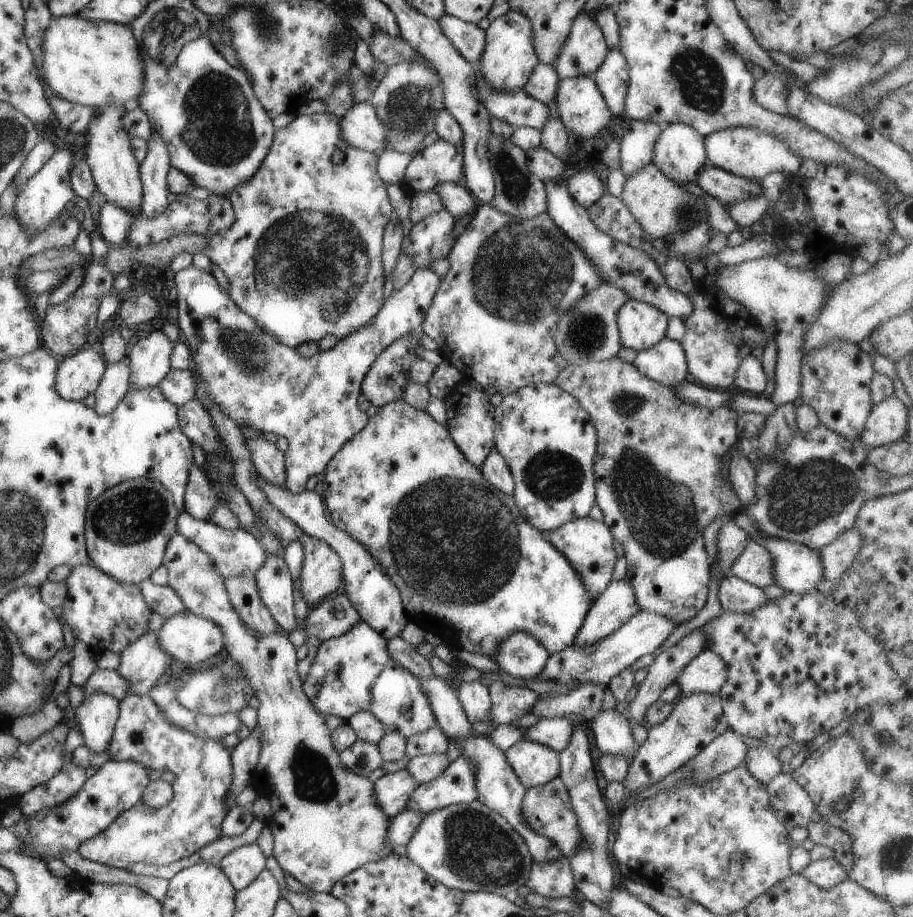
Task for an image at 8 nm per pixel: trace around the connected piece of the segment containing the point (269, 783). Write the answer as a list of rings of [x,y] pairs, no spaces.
[[[179,533],[173,534],[163,551],[162,564],[168,572],[169,585],[181,598],[181,604],[187,611],[209,618],[219,626],[223,634],[228,657],[241,666],[241,674],[253,688],[253,694],[259,701],[257,707],[257,724],[259,726],[259,754],[253,770],[252,788],[258,796],[267,798],[271,805],[272,855],[283,873],[295,878],[308,890],[317,893],[329,893],[334,882],[342,876],[363,866],[365,862],[377,862],[394,852],[383,840],[389,817],[381,812],[381,808],[373,802],[373,782],[363,776],[349,772],[339,758],[339,752],[333,750],[331,730],[325,724],[321,714],[306,698],[302,689],[301,678],[297,675],[295,663],[295,646],[289,642],[281,630],[259,634],[257,630],[245,626],[237,612],[233,610],[227,596],[221,576],[213,570],[213,562],[207,554],[202,553],[189,540]]]

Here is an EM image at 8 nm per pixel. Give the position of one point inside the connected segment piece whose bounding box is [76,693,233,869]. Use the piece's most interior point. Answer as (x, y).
(201, 766)

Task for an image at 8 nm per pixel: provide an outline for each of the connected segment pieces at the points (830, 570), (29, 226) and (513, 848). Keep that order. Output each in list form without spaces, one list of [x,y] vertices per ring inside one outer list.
[[[855,528],[845,530],[819,550],[819,558],[823,564],[823,579],[833,581],[849,568],[853,558],[861,550],[861,536]]]
[[[60,148],[61,150],[55,151],[49,160],[41,166],[41,170],[35,174],[33,178],[30,178],[23,184],[23,190],[21,194],[17,194],[13,205],[13,214],[17,218],[17,222],[21,223],[21,226],[25,227],[27,232],[31,234],[37,234],[41,232],[50,220],[53,220],[60,212],[65,208],[65,204],[71,200],[73,204],[79,206],[80,211],[83,212],[82,227],[86,233],[90,236],[93,231],[93,220],[91,219],[91,210],[89,210],[89,204],[87,200],[79,198],[73,190],[71,190],[69,184],[69,171],[73,165],[73,161],[76,159],[79,149]]]
[[[475,799],[428,812],[401,852],[427,876],[445,888],[483,891],[502,897],[526,884],[532,864],[525,841],[505,818]]]

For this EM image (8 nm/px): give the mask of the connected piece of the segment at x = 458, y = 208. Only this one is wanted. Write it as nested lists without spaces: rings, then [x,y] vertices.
[[[437,182],[432,191],[441,198],[441,204],[451,214],[453,220],[469,212],[475,216],[478,203],[463,183]]]

